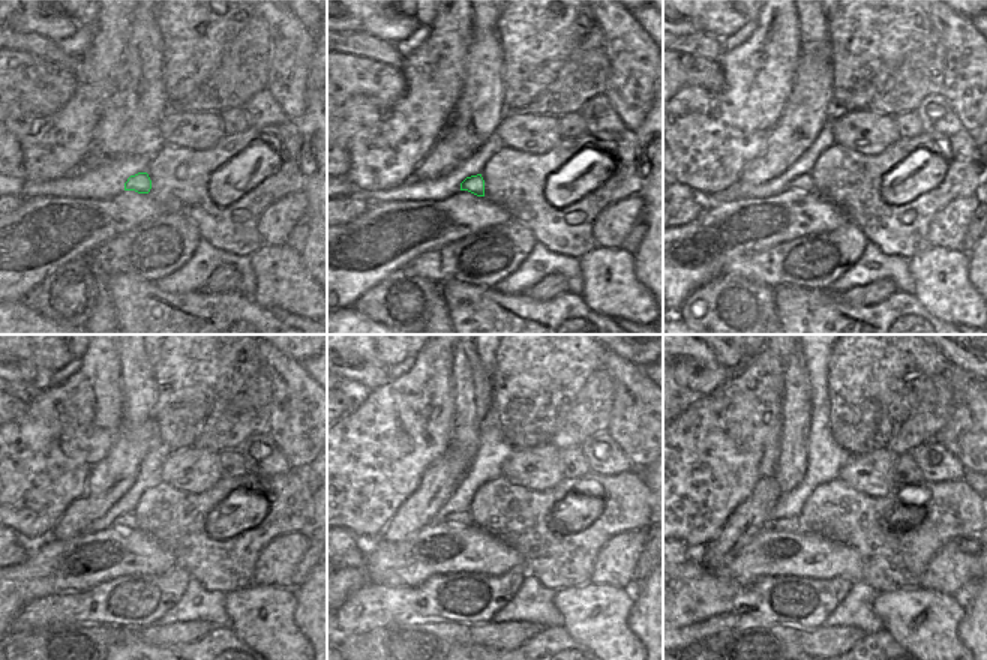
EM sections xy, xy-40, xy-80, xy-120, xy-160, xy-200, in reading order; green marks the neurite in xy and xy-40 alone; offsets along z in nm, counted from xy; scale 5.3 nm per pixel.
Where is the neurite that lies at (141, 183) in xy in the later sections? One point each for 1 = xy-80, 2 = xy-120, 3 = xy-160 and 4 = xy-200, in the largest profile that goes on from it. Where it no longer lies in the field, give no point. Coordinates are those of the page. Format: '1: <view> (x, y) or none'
1: xy-80 (800, 182)
2: xy-120 (126, 519)
3: xy-160 (461, 518)
4: xy-200 (782, 524)

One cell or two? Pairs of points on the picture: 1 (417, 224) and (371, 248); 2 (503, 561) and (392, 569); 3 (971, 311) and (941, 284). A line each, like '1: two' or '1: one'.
1: one
2: one
3: one

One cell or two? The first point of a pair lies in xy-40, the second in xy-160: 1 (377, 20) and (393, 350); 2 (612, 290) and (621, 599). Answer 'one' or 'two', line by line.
1: one
2: one

